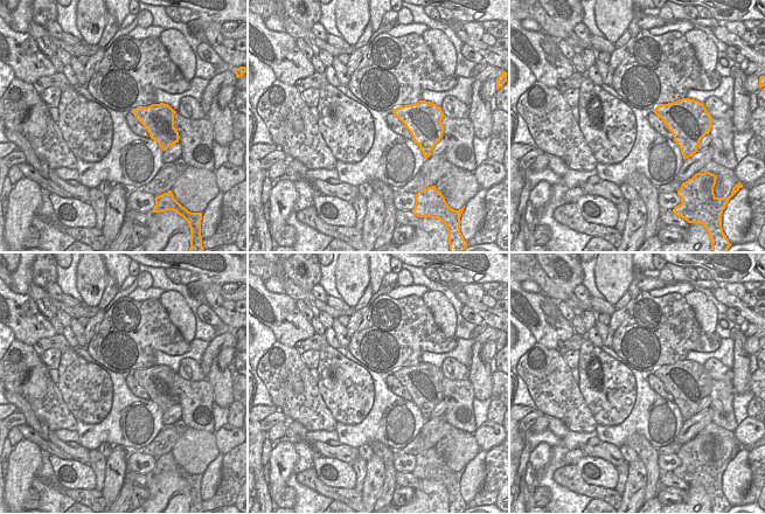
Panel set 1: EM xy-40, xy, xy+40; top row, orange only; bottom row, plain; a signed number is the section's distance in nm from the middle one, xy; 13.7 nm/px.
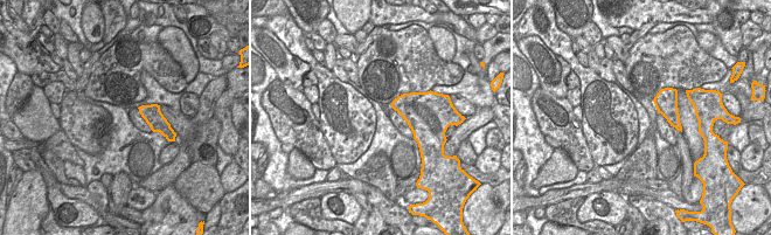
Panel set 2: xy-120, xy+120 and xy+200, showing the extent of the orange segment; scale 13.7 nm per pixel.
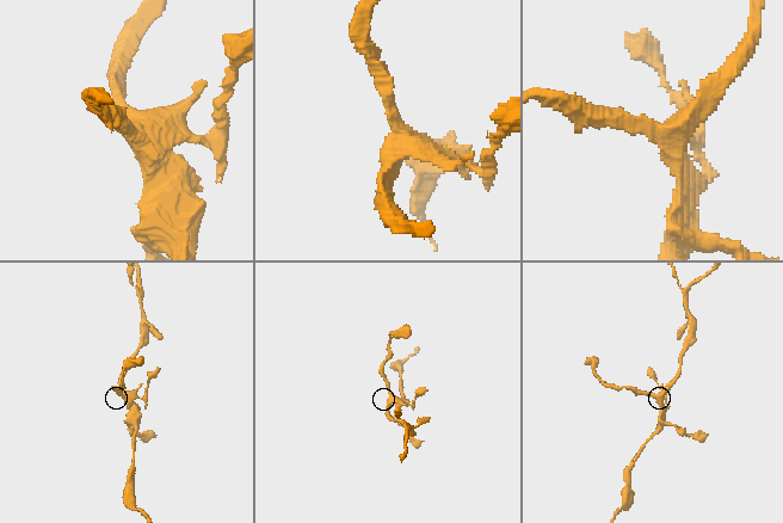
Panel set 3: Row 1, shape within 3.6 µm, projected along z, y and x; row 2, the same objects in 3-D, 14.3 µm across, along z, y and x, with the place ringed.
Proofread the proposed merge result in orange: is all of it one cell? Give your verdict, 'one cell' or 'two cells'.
two cells

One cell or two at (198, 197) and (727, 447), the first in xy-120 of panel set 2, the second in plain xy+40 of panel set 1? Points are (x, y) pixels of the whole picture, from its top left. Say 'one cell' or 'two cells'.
one cell

